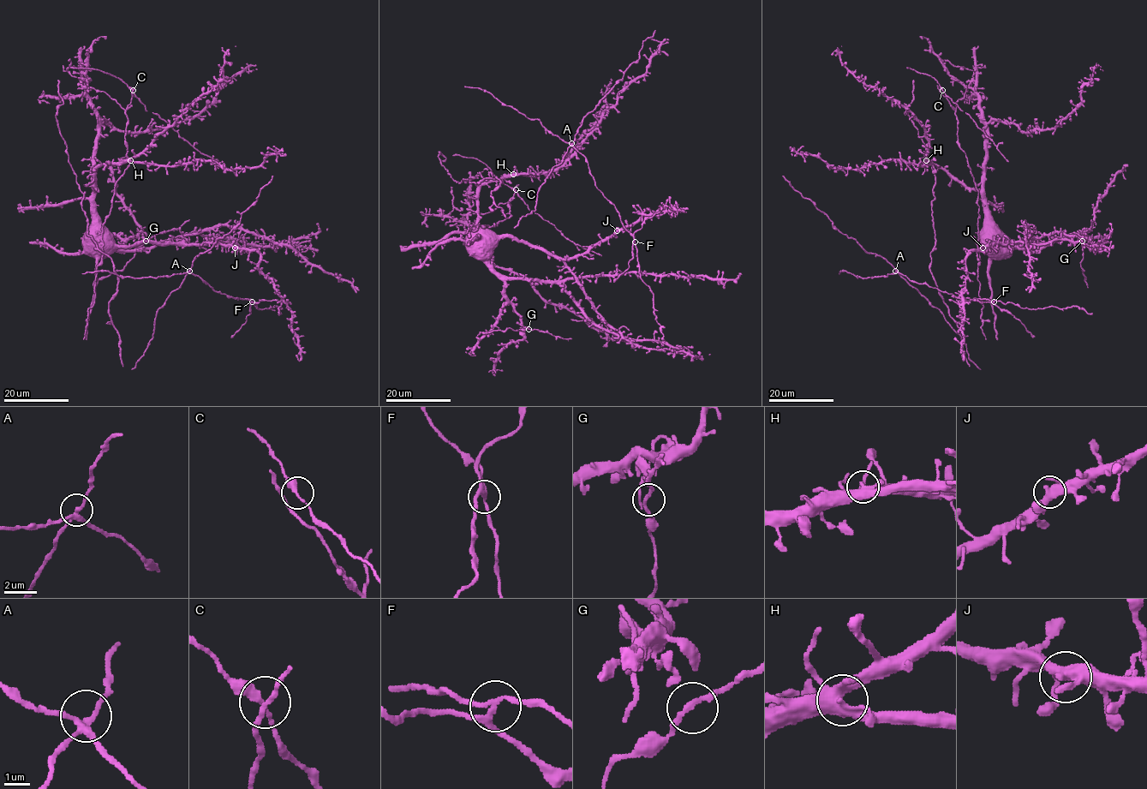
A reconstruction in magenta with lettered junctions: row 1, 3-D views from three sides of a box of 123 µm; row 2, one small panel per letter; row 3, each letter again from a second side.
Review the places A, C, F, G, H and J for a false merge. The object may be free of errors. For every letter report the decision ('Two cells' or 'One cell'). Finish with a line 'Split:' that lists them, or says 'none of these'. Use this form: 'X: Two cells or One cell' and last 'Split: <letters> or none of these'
A: One cell
C: One cell
F: Two cells
G: One cell
H: One cell
J: One cell
Split: F

